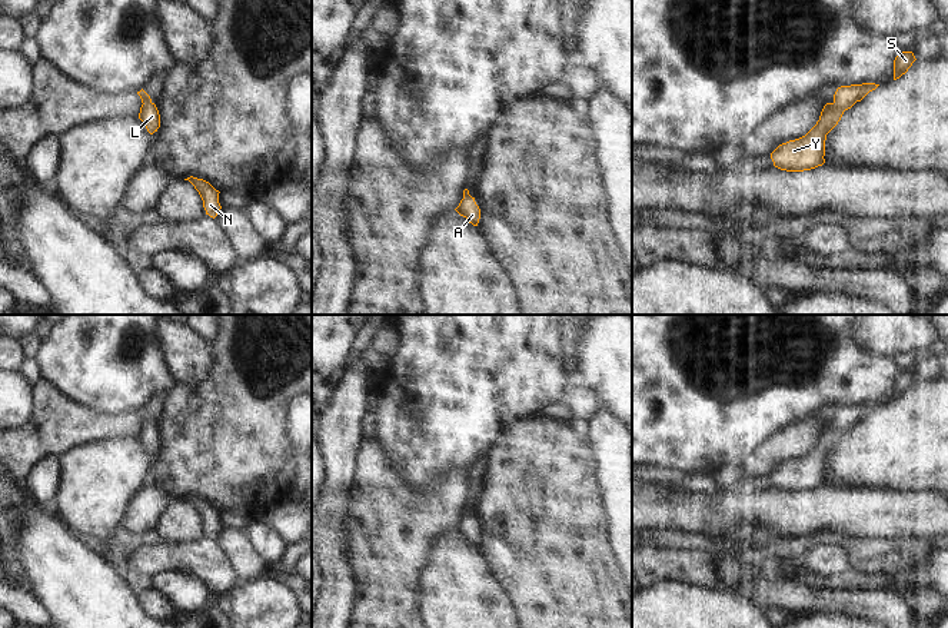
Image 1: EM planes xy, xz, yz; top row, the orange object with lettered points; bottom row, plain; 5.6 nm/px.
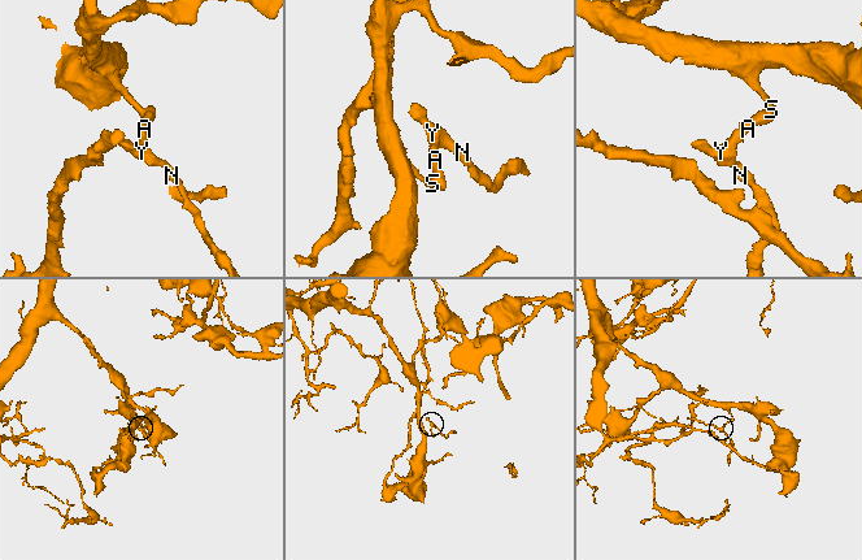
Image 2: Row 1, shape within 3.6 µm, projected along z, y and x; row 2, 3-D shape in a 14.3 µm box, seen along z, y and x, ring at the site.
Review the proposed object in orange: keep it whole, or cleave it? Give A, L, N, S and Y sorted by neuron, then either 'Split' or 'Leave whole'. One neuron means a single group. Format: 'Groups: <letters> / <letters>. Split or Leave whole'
Groups: A L N S Y. Leave whole

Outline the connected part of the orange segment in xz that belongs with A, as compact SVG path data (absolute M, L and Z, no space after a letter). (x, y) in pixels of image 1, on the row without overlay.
M463 511L463 519L460 521L459 526L455 529L460 536L466 538L469 544L478 546L480 539L480 529L475 522L475 518L469 515L469 511Z

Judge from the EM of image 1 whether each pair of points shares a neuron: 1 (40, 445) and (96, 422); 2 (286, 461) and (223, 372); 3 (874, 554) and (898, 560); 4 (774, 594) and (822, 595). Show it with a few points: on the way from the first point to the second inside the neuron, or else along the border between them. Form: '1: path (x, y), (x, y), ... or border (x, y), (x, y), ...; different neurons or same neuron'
1: path (55, 431), (60, 425), (82, 425); same neuron
2: path (265, 439), (242, 416), (242, 394); same neuron
3: path (880, 557), (892, 557); same neuron
4: path (785, 594), (811, 595); same neuron

